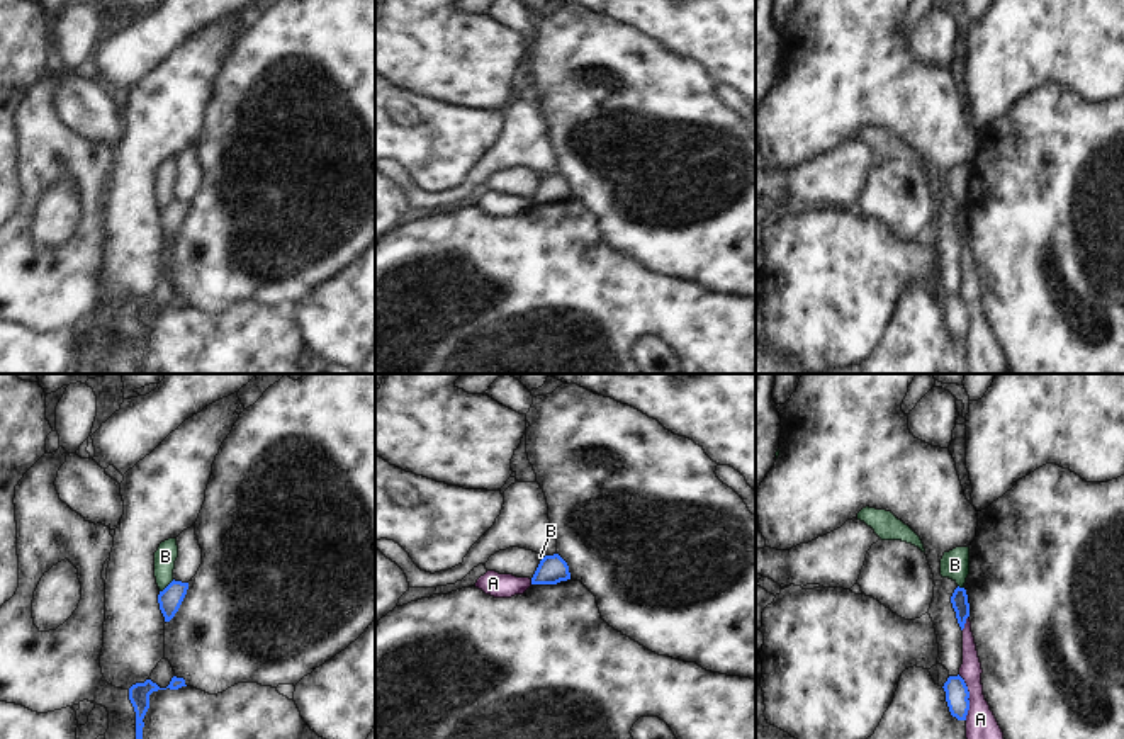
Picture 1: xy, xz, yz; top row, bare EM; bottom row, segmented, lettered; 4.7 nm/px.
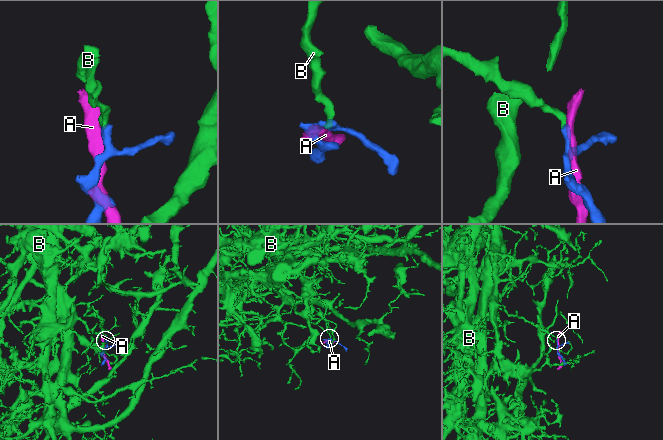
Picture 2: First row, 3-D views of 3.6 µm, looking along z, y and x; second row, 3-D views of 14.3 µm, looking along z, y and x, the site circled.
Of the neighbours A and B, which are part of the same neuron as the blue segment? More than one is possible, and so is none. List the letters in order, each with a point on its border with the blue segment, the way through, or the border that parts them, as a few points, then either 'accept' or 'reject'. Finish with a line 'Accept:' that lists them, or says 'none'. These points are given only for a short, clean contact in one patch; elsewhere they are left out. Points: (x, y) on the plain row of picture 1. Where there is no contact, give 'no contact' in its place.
A: meets blue in yz at (968, 316); reject
B: meets blue in xy at (168, 204); border along xy (174, 199), (160, 211); reject
Accept: none

